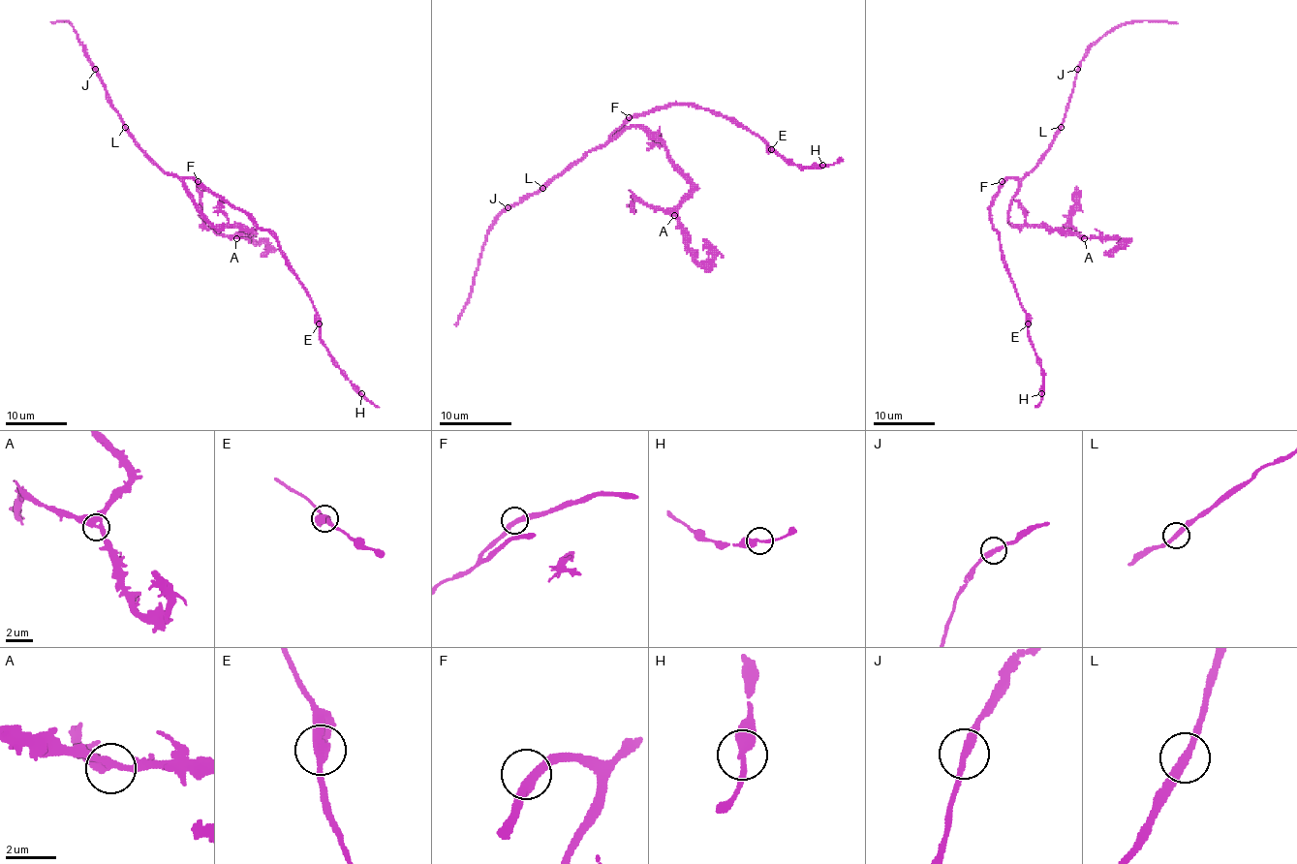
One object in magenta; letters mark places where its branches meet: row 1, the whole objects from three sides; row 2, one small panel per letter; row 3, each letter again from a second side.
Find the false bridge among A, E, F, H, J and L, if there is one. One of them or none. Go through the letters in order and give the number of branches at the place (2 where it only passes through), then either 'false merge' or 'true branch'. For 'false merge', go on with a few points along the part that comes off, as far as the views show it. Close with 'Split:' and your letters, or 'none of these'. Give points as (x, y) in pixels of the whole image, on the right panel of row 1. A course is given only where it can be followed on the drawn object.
A: 3 branches meet; true branch
E: 2 branches meet; true branch
F: 2 branches meet; true branch
H: 2 branches meet; true branch
J: 2 branches meet; true branch
L: 2 branches meet; true branch
Split: none of these

